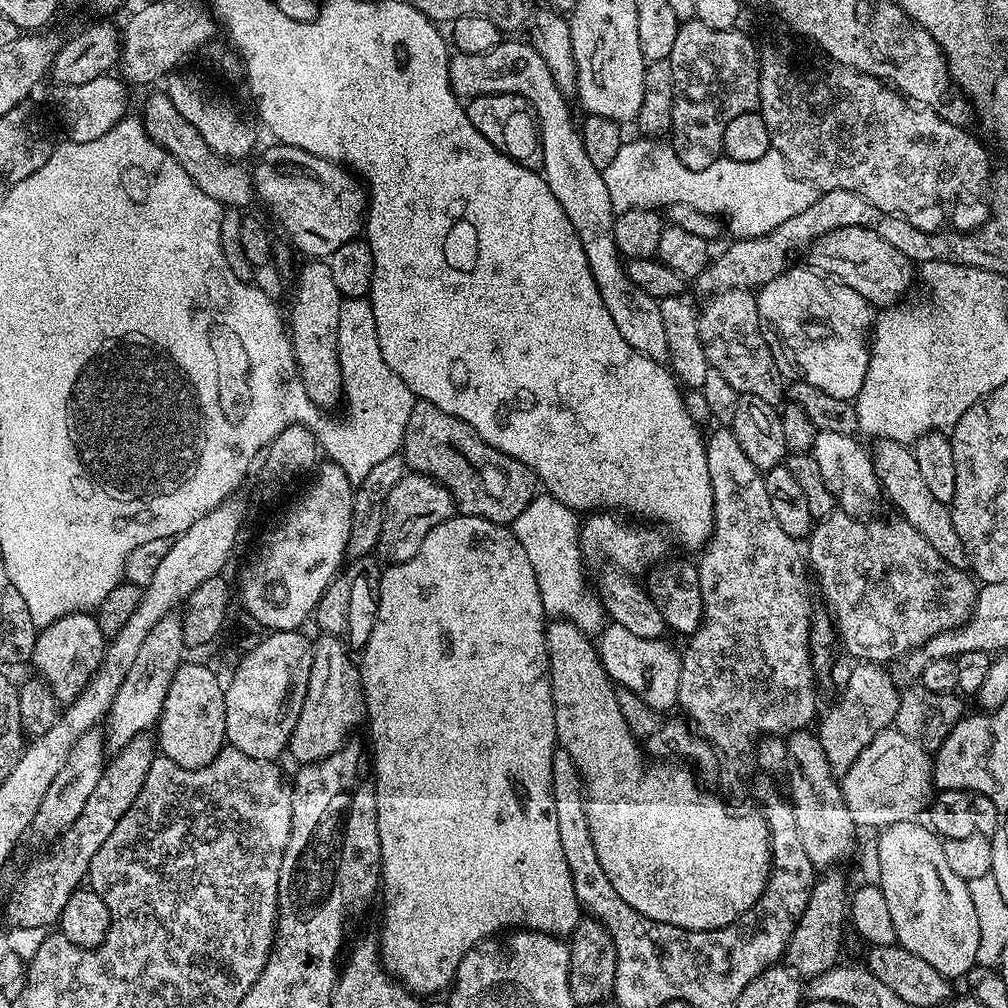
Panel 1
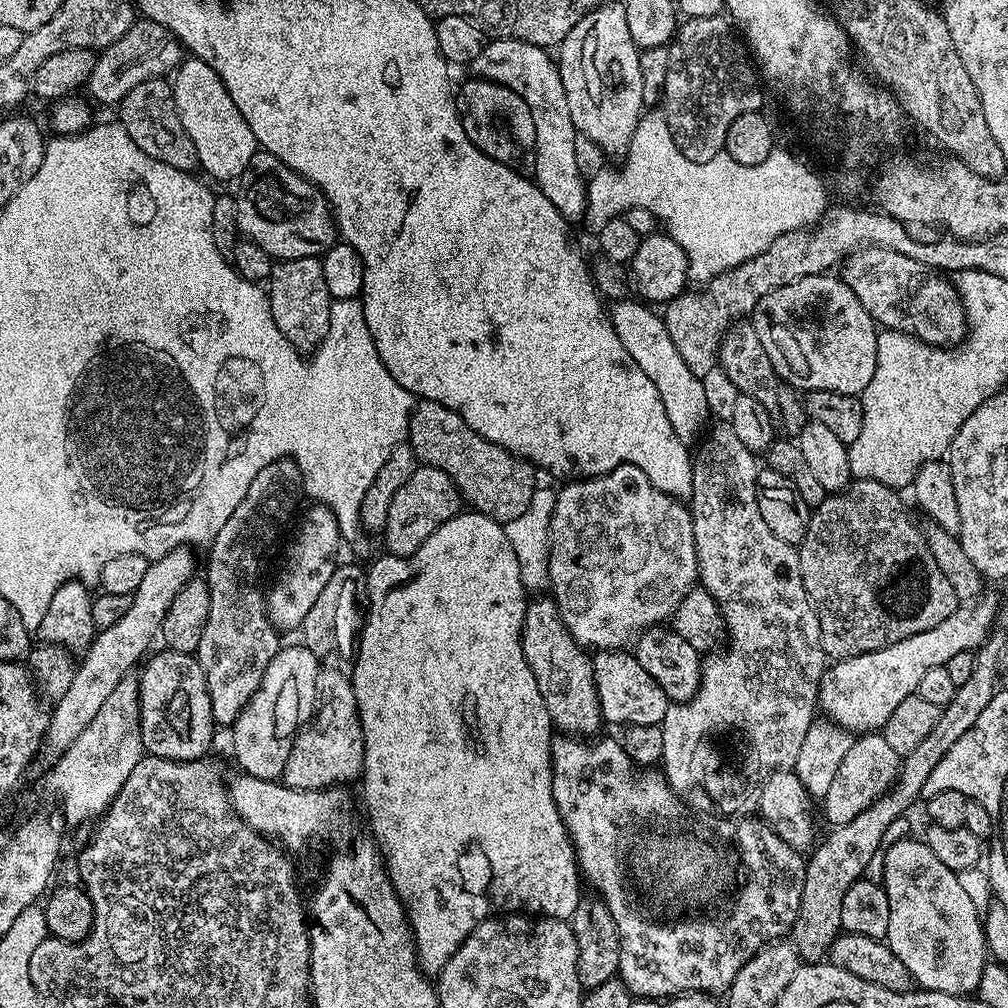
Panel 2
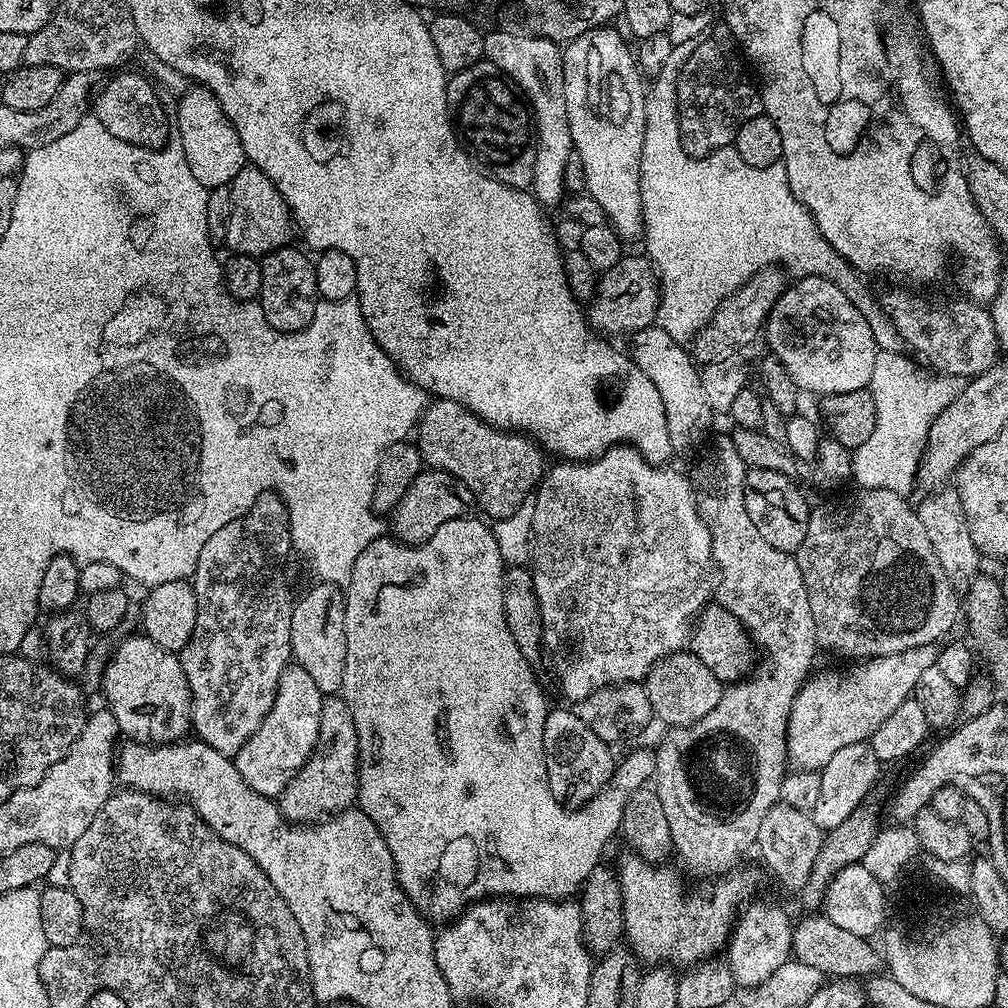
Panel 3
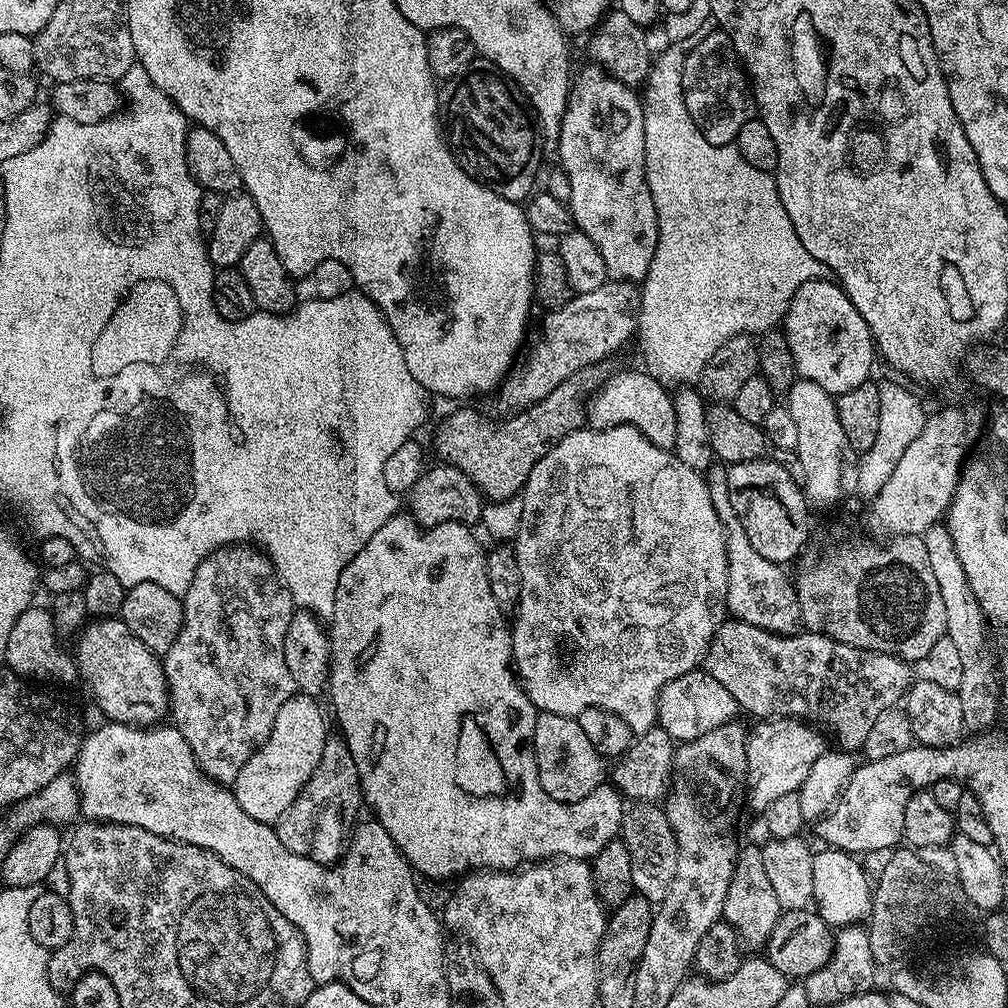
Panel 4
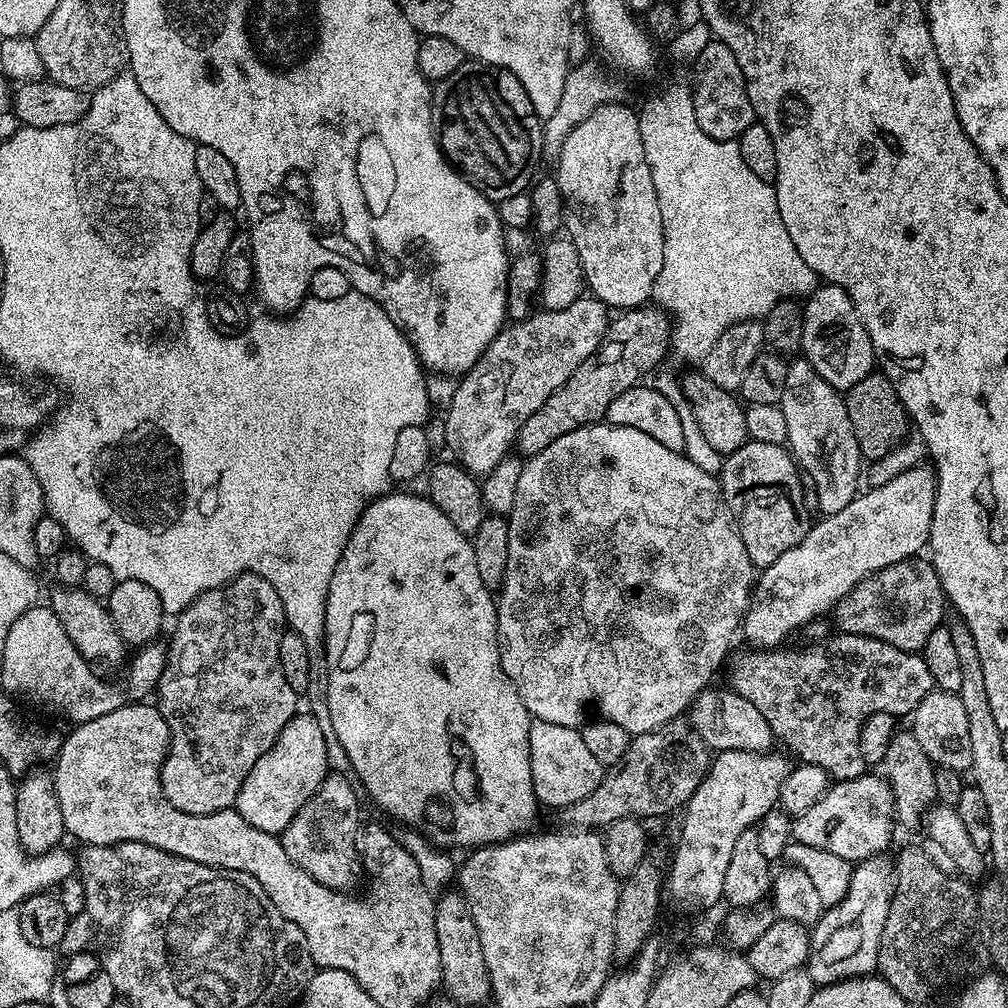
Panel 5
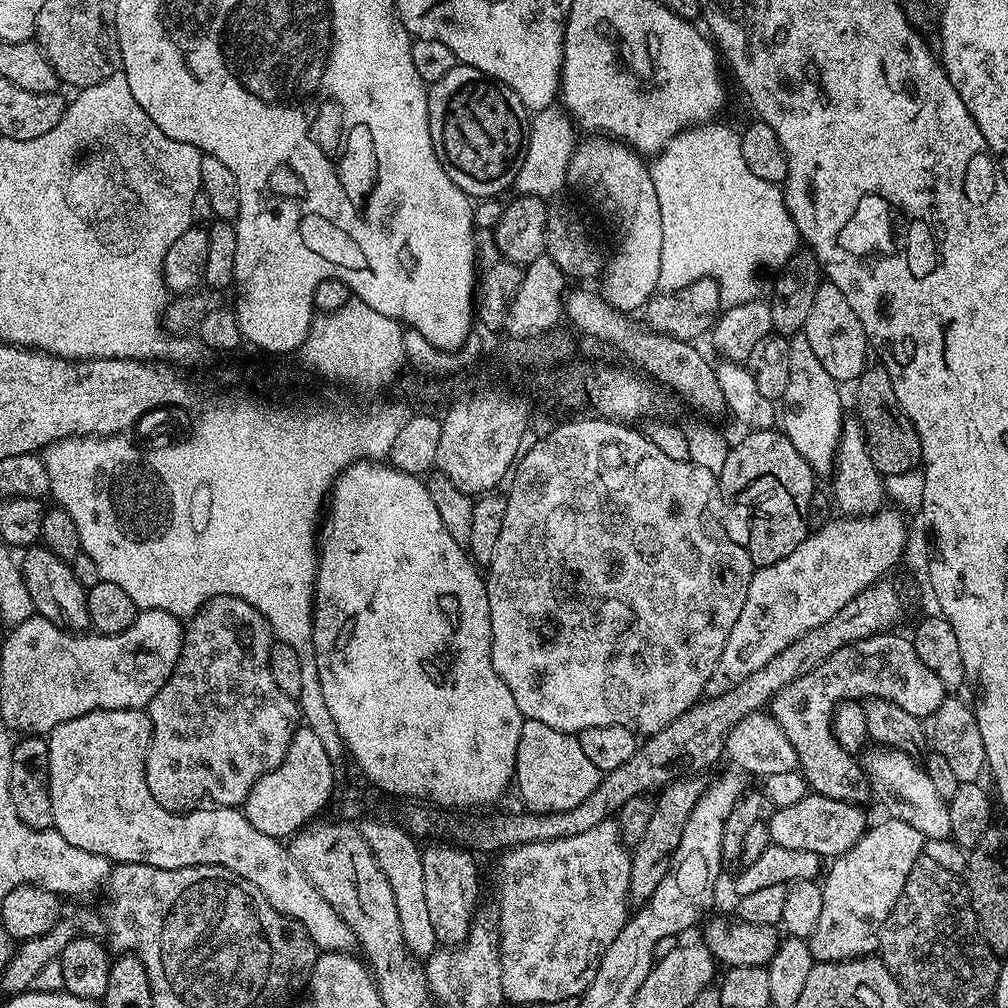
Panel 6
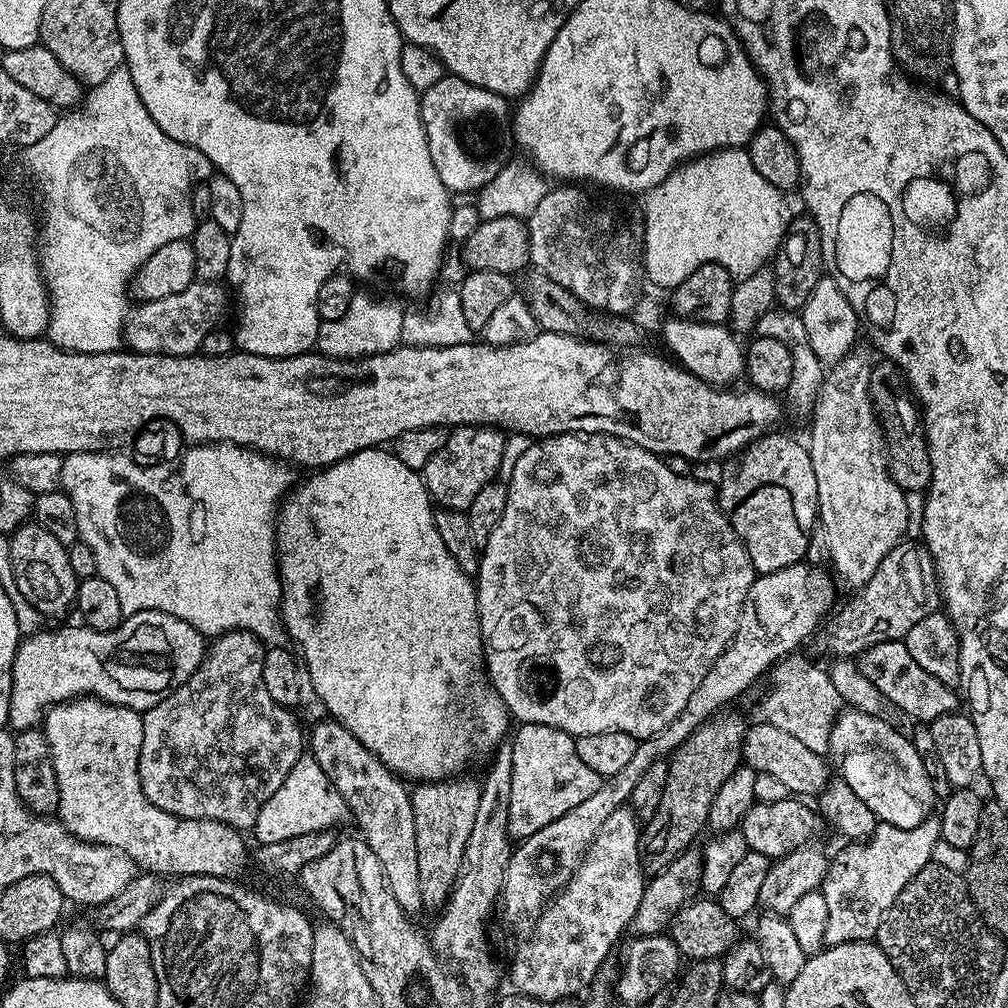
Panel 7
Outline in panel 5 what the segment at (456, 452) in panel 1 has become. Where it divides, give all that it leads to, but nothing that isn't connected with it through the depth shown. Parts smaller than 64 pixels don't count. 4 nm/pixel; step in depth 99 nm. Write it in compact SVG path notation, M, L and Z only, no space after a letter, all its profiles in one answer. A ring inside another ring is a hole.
M641 306L630 308L619 313L620 316L611 321L604 341L566 378L558 390L526 418L522 430L516 435L515 447L524 451L525 457L538 454L550 446L550 442L562 438L562 434L570 434L570 430L578 430L587 424L599 424L610 410L610 402L618 398L618 394L626 394L626 390L637 387L647 372L655 373L660 363L670 350L672 338L672 322L667 312L659 306Z

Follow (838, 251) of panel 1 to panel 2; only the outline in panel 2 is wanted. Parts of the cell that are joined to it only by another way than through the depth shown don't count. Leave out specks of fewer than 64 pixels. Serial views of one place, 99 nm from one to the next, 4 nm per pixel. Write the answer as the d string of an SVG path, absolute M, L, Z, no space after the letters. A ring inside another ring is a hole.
M875 246L856 249L843 261L843 268L844 284L850 286L850 290L854 290L858 302L866 306L866 310L881 329L913 336L922 342L933 344L936 348L964 343L964 337L968 334L968 315L962 306L962 298L958 294L955 283L947 275L937 272L935 268L926 266L906 254L898 254L898 250Z

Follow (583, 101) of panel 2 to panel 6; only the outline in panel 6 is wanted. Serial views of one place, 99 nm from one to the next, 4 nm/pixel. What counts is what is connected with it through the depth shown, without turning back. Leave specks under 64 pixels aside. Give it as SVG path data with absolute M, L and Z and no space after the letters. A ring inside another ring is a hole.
M599 134L584 139L577 143L570 158L568 184L592 199L616 235L616 249L602 268L604 300L619 312L636 314L657 295L658 270L662 270L662 210L658 210L652 169L645 157L622 140Z

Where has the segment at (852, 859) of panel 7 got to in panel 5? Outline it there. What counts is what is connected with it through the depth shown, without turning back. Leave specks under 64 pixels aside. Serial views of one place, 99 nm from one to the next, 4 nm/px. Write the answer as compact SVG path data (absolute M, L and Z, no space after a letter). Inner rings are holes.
M881 854L859 861L852 869L846 898L832 908L825 908L820 921L811 925L806 970L813 985L837 984L877 971L880 935L882 926L886 926L886 914L890 914L894 883L894 864L886 857Z

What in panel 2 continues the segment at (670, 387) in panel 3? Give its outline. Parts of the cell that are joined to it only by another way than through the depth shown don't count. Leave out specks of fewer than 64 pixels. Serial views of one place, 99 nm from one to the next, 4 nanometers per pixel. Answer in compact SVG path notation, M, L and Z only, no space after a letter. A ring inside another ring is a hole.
M621 298L610 308L610 319L618 334L618 342L622 342L626 354L634 358L638 370L642 370L642 374L646 374L646 378L658 386L658 398L662 398L662 406L666 410L666 418L670 418L674 434L678 434L683 444L695 445L705 435L710 424L704 381L690 374L690 366L686 366L686 362L682 362L682 354L674 350L674 341L670 339L670 330L666 330L663 315L656 313L655 316L647 303L631 299Z

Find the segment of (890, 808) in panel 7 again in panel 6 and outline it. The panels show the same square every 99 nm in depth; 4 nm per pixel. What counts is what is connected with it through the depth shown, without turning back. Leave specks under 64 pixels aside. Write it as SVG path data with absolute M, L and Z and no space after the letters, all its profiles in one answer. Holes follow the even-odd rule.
M872 746L863 753L862 767L871 791L889 796L893 806L896 807L895 815L899 819L914 826L929 840L947 840L951 837L952 827L950 826L948 801L938 798L934 790L934 782L930 782L923 767L913 757L906 755L905 752L893 752L880 746Z

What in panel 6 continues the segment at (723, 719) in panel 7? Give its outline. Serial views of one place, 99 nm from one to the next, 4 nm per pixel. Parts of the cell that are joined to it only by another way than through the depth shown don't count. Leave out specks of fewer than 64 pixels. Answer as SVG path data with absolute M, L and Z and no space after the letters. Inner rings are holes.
M699 779L673 780L655 797L654 815L650 817L650 823L646 825L646 830L642 833L642 842L638 842L631 849L628 894L633 901L646 902L654 894L654 890L658 890L662 878L666 878L666 870L670 870L672 855L674 850L678 850L678 841L682 839L682 829L686 827L686 821L690 818L690 810L694 810L698 798L705 789L705 785L699 784L696 780Z

